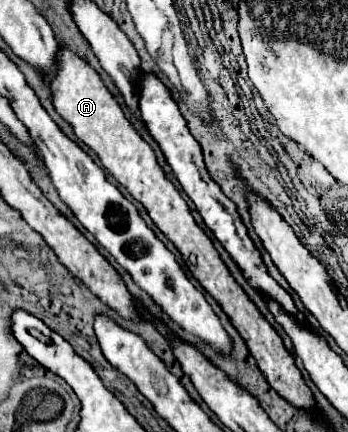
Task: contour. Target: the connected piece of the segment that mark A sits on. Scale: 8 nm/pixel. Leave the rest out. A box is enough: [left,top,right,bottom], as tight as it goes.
[48,48,316,412]

